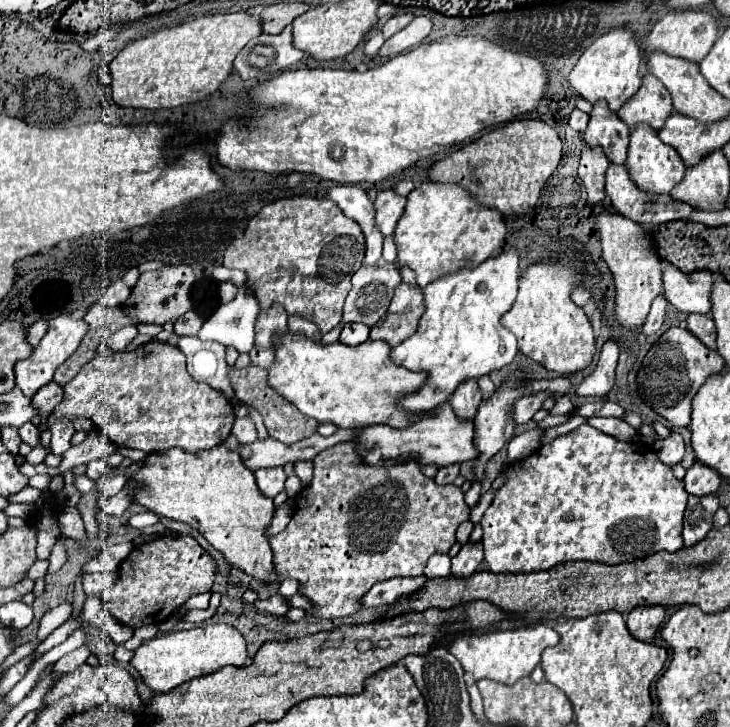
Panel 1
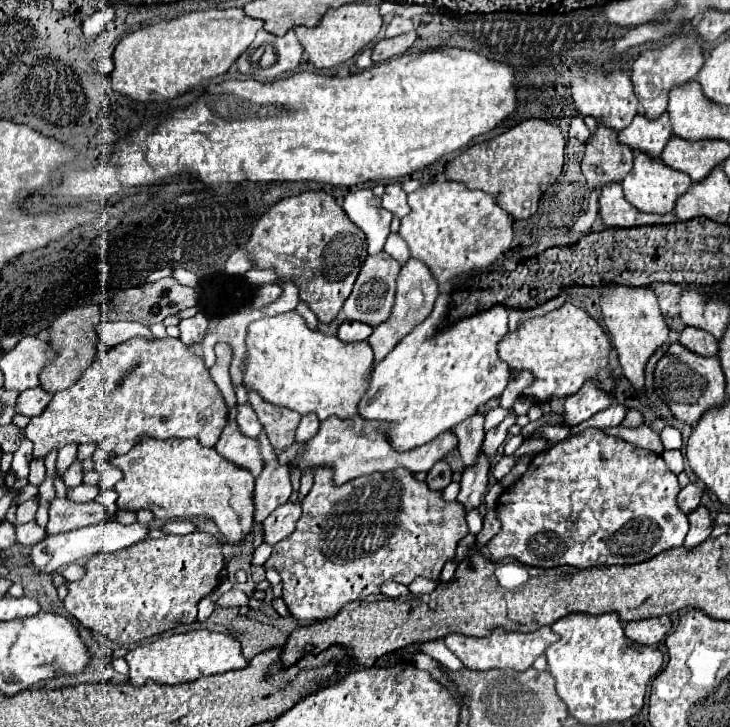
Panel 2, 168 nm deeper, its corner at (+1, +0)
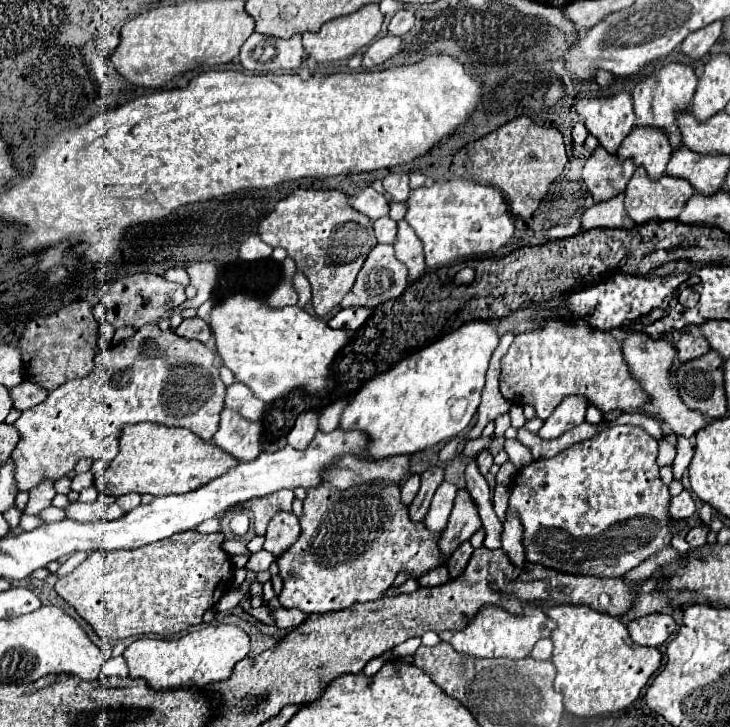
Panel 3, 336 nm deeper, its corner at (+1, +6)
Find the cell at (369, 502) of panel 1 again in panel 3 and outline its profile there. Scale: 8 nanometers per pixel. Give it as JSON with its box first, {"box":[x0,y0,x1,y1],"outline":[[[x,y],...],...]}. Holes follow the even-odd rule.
{"box":[277,482,447,614],"outline":[[[365,482],[365,484],[359,484],[359,486],[353,486],[353,488],[347,488],[347,490],[333,490],[325,484],[313,488],[313,490],[307,490],[307,498],[303,500],[303,516],[299,518],[301,522],[301,536],[297,538],[297,542],[285,550],[279,558],[277,558],[277,566],[279,566],[279,574],[283,578],[283,590],[279,594],[279,602],[281,606],[285,608],[297,608],[305,614],[323,614],[323,612],[335,612],[335,610],[341,610],[341,608],[349,608],[353,602],[367,602],[367,600],[377,600],[381,598],[391,586],[393,586],[393,580],[399,572],[407,572],[411,578],[421,578],[425,572],[433,570],[433,568],[439,568],[443,566],[447,560],[445,560],[445,554],[441,554],[439,550],[439,536],[441,532],[429,532],[429,528],[425,526],[425,522],[413,522],[409,518],[409,506],[403,504],[401,500],[401,488],[393,482]]]}

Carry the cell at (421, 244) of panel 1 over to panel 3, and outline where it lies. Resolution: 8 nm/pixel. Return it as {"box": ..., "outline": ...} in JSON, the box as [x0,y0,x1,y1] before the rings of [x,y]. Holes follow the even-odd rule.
{"box":[405,180,513,270],"outline":[[[471,180],[435,182],[433,186],[411,190],[405,220],[423,242],[429,270],[447,266],[463,256],[495,252],[513,236],[513,216],[501,192]]]}

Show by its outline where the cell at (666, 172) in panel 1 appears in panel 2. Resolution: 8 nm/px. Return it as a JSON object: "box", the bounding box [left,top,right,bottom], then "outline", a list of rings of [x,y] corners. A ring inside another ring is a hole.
{"box":[621,152,691,214],"outline":[[[639,152],[635,156],[633,170],[625,176],[621,186],[623,186],[627,202],[631,206],[635,206],[637,210],[647,212],[647,214],[669,214],[675,208],[677,198],[689,190],[691,180],[689,180],[689,176],[685,176],[681,172],[669,170],[669,166],[665,166],[661,160],[651,160],[649,156]]]}

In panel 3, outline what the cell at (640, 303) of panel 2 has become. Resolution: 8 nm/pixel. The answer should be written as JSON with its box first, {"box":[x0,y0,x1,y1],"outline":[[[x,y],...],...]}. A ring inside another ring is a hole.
{"box":[623,330,707,438],"outline":[[[625,330],[623,356],[625,356],[625,362],[627,362],[629,370],[631,370],[631,376],[649,394],[649,404],[655,410],[655,416],[661,422],[665,422],[675,434],[681,434],[685,438],[691,438],[697,430],[701,430],[703,426],[707,426],[707,418],[703,418],[703,414],[697,414],[697,412],[689,410],[681,402],[675,386],[669,382],[669,370],[671,370],[671,362],[673,362],[673,356],[675,356],[675,348],[673,348],[669,336],[663,336],[663,338],[653,340],[645,332]]]}

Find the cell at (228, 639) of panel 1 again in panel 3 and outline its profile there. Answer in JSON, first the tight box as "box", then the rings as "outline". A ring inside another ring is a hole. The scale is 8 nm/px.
{"box":[123,626,249,690],"outline":[[[207,626],[195,632],[189,632],[177,640],[161,638],[139,638],[129,644],[123,652],[123,658],[129,666],[129,676],[145,678],[147,684],[155,690],[163,688],[191,688],[207,686],[211,682],[227,680],[233,674],[233,668],[249,652],[249,636],[237,626]]]}

